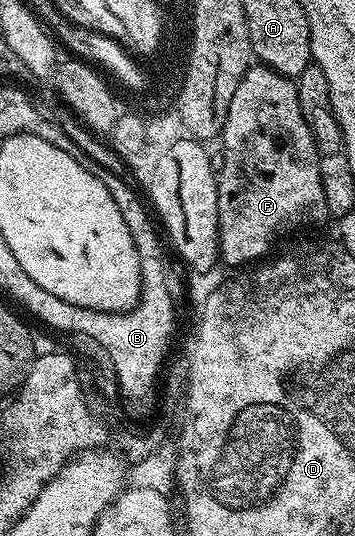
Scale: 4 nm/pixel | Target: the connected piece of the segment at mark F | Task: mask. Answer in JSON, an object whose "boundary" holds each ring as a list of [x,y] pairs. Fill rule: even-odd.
{"boundary":[[[250,65],[239,80],[231,98],[231,113],[226,118],[219,142],[225,145],[225,167],[217,174],[217,207],[219,208],[219,240],[222,263],[245,268],[270,253],[273,242],[300,226],[317,226],[330,217],[327,200],[323,200],[323,184],[319,176],[319,156],[307,120],[299,108],[297,83],[284,78],[269,66]]]}

